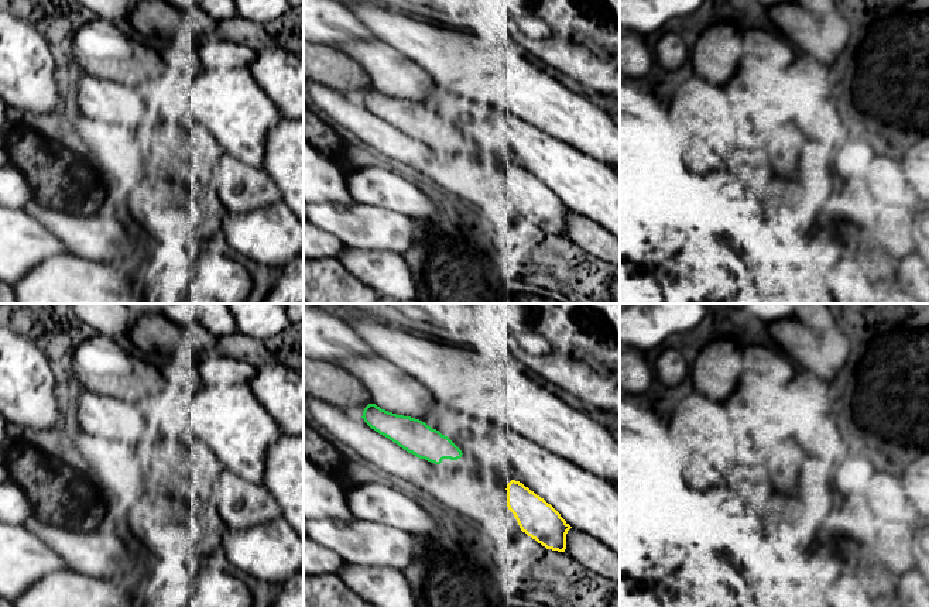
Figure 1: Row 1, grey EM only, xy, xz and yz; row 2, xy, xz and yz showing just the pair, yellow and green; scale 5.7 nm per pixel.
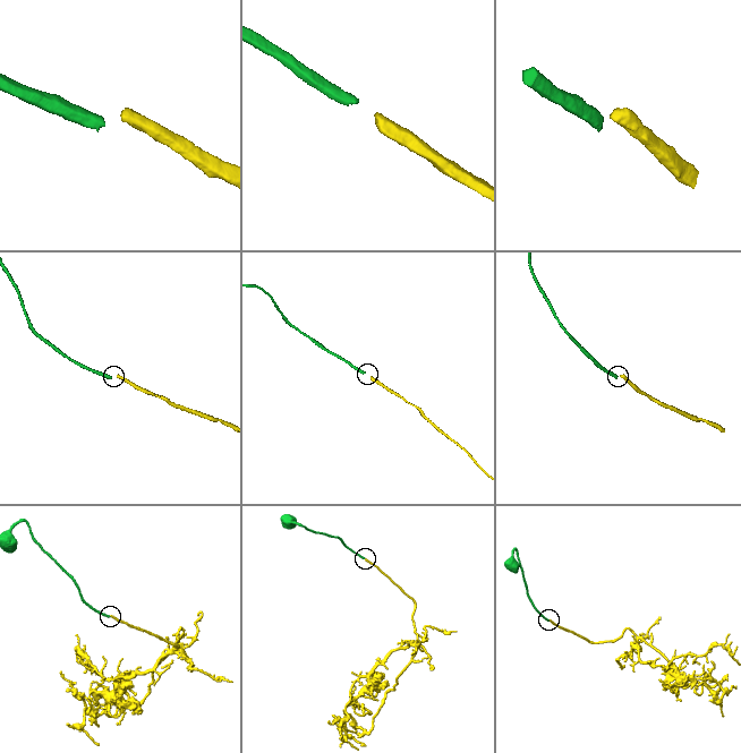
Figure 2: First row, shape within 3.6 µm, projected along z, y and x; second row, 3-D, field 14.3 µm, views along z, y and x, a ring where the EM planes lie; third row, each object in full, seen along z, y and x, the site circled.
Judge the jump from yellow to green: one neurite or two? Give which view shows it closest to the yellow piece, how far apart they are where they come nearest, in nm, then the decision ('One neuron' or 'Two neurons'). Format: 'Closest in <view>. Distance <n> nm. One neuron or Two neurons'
Closest in xz. Distance 300 nm. Two neurons

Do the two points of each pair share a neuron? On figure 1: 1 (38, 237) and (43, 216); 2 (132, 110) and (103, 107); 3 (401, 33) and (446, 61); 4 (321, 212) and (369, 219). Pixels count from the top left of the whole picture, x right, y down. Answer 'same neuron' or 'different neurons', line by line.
1: different neurons
2: same neuron
3: same neuron
4: same neuron

